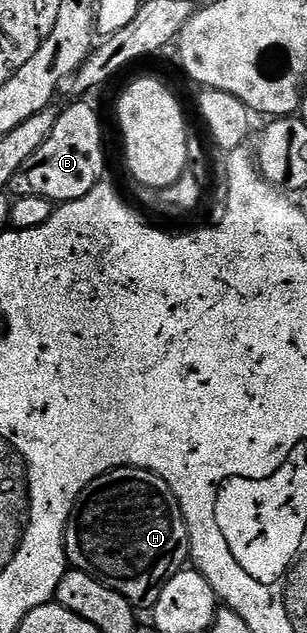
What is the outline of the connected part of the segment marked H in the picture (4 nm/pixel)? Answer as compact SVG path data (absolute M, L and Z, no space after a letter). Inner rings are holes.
M114 468L112 472L106 472L105 475L96 478L77 498L75 509L71 511L71 517L67 519L67 533L63 536L63 547L67 550L67 559L72 569L89 574L109 590L117 590L117 594L121 594L126 600L130 600L131 605L137 610L143 610L143 608L151 610L154 609L157 598L161 598L161 590L165 590L165 586L169 586L169 582L173 582L175 575L188 567L191 539L189 538L187 523L181 514L179 499L173 494L173 490L169 490L169 482L165 482L165 478L140 468Z

